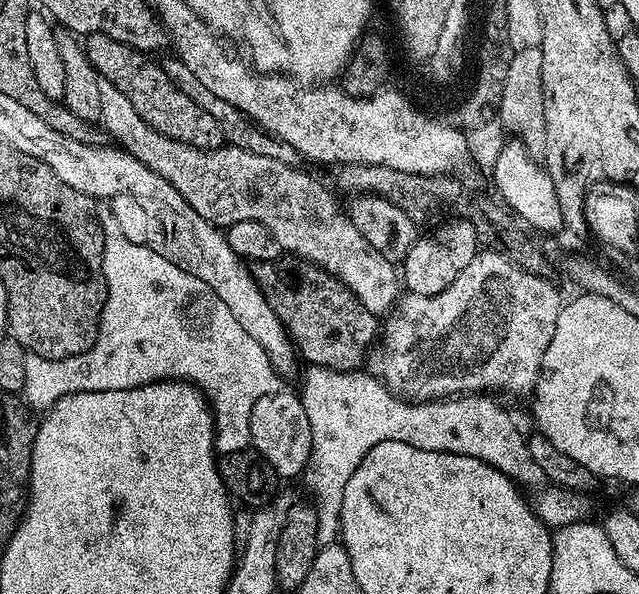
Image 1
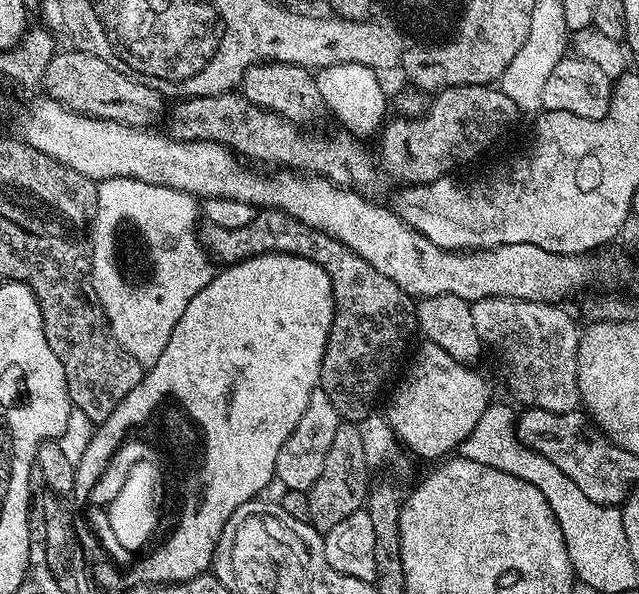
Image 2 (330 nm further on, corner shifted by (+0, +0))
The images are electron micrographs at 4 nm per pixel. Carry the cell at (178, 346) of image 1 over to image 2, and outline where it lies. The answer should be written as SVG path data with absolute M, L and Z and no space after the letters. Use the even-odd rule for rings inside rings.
M122 177L102 180L97 183L96 189L98 190L98 202L96 203L96 212L92 215L92 226L90 229L94 290L102 302L102 310L106 314L108 325L112 328L114 338L126 351L134 354L134 358L138 358L140 364L154 366L158 362L158 357L166 350L166 346L172 342L174 326L178 326L182 314L188 312L190 302L196 297L198 290L206 287L212 281L214 275L213 261L208 253L204 251L204 246L200 243L198 235L198 223L196 224L196 216L198 220L198 200L197 197L191 196L188 192L176 190L170 186L160 186L142 180L135 180L134 178Z

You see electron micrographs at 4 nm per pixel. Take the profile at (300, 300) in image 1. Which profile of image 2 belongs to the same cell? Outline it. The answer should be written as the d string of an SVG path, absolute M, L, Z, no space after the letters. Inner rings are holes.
M261 208L256 216L244 228L238 230L226 230L223 226L214 226L205 223L199 229L200 243L204 251L213 261L221 260L224 266L230 264L243 264L245 260L255 256L301 256L310 264L322 266L322 270L330 278L332 283L332 328L326 337L326 347L322 366L318 370L319 387L330 394L330 402L338 410L338 414L345 421L360 422L365 417L373 415L376 399L384 388L384 383L392 376L404 347L412 340L412 335L417 335L416 306L417 301L407 296L386 274L378 274L366 258L354 254L350 246L338 242L338 238L330 238L330 234L322 234L322 230L314 230L306 226L306 222L300 222L290 214L286 214L280 208Z

